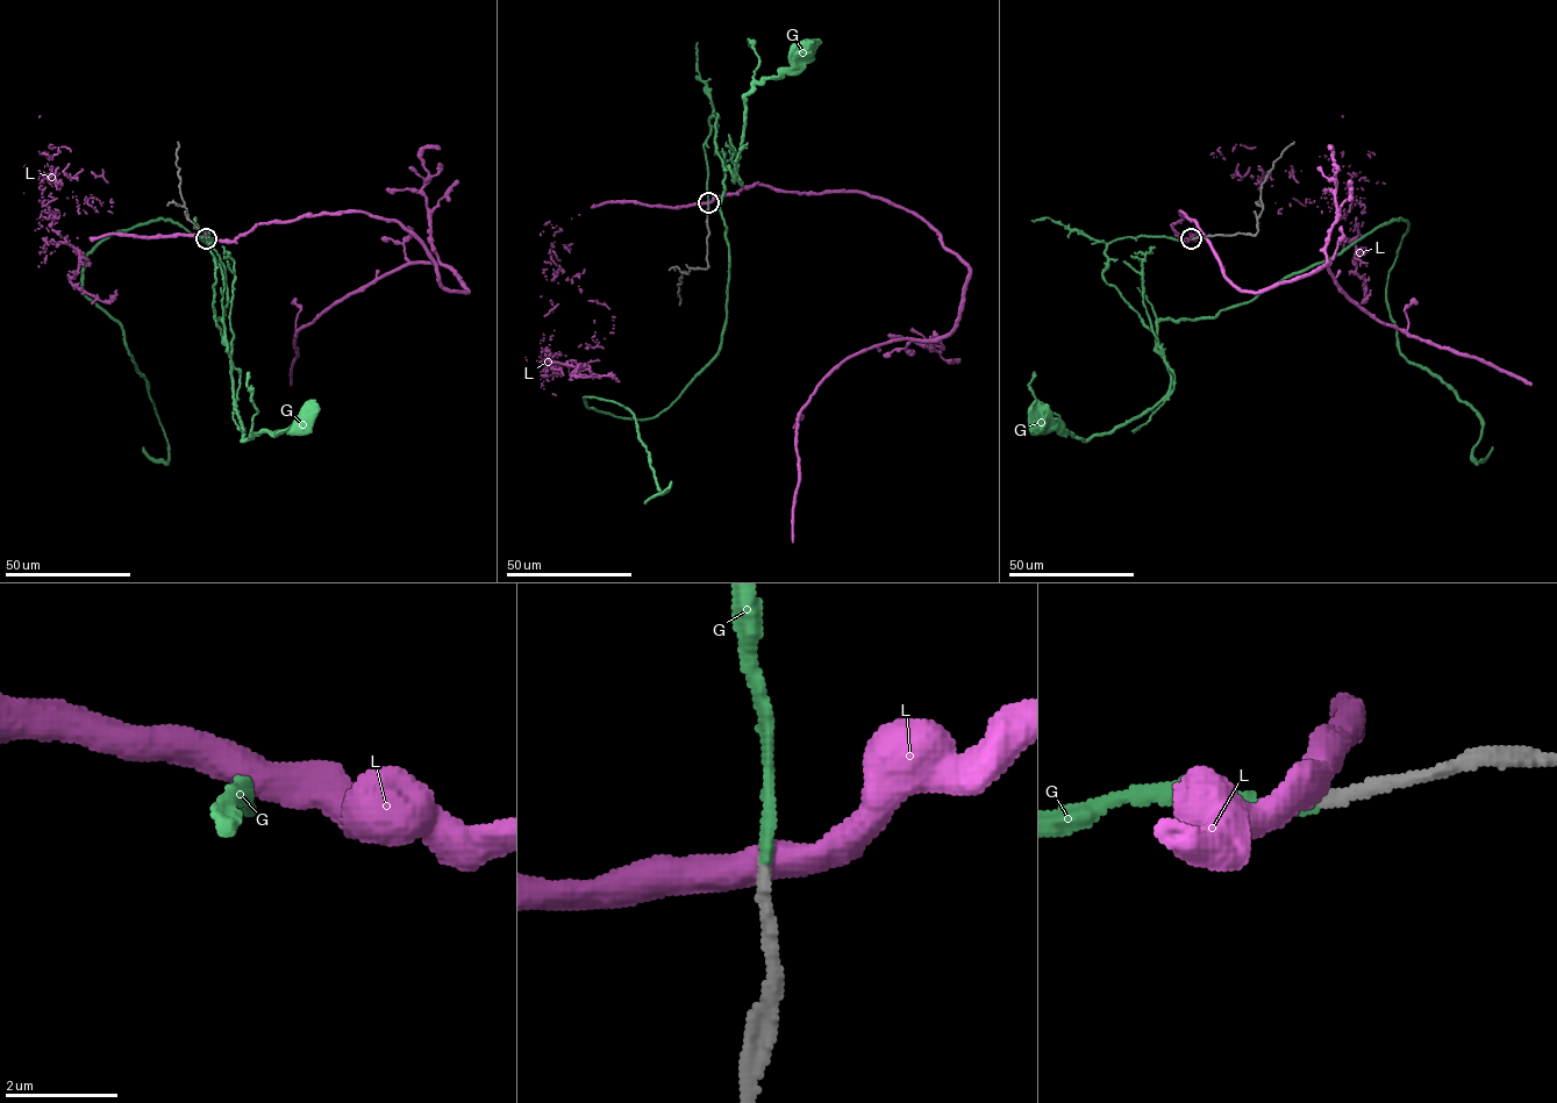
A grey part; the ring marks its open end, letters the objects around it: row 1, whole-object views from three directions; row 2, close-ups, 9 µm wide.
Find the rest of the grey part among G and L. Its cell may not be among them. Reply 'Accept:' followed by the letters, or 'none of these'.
Accept: G

